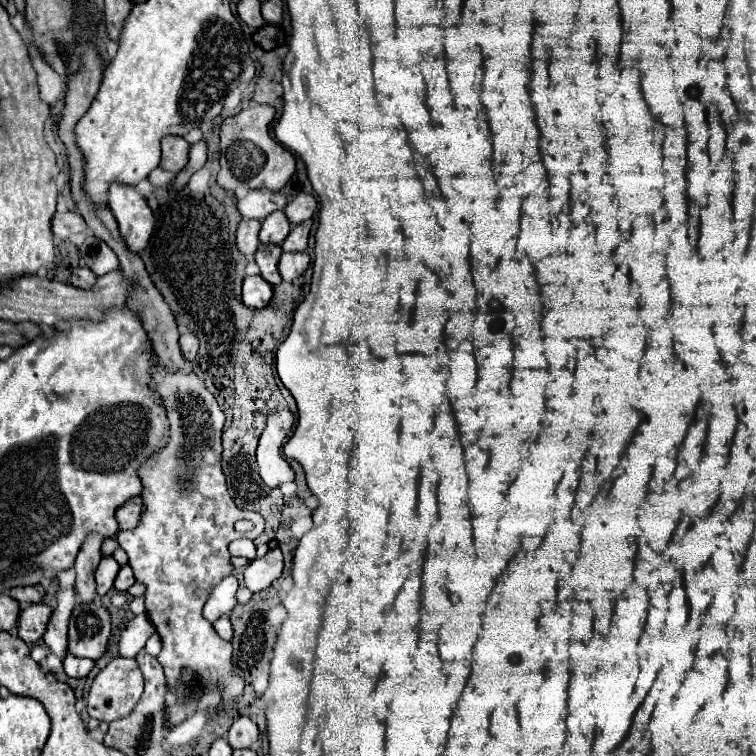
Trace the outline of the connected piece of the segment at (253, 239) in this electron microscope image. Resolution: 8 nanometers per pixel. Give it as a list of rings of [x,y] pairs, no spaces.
[[[244,219],[240,221],[238,225],[238,231],[236,231],[236,247],[238,251],[248,259],[252,261],[254,259],[254,253],[260,245],[258,241],[258,231],[260,231],[260,223],[252,221],[252,219]]]

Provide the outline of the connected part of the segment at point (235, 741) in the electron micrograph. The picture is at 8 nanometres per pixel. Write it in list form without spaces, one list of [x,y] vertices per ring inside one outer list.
[[[238,717],[228,731],[228,743],[232,749],[248,749],[258,737],[258,727],[250,717]]]

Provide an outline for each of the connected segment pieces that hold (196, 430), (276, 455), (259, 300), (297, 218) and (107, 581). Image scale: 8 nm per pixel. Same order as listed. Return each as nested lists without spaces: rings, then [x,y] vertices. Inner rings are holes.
[[[152,353],[150,387],[162,399],[170,435],[168,443],[138,467],[144,511],[138,527],[122,531],[116,535],[116,541],[128,555],[134,579],[146,585],[146,613],[162,639],[158,661],[164,667],[168,689],[186,693],[186,687],[180,685],[180,671],[184,667],[192,669],[204,685],[210,681],[210,671],[216,669],[224,697],[234,701],[244,691],[244,679],[232,673],[232,645],[212,631],[212,623],[202,617],[202,607],[220,579],[232,573],[228,543],[240,537],[255,540],[264,531],[264,519],[260,513],[238,509],[228,495],[220,465],[224,413],[204,381],[192,375],[192,371],[168,371],[158,355]],[[238,519],[254,521],[254,529],[236,533],[234,523]]]
[[[276,409],[268,413],[266,429],[256,449],[256,467],[268,487],[278,487],[286,481],[294,481],[294,471],[282,455],[282,447],[294,425],[290,409]]]
[[[252,275],[242,281],[242,301],[246,307],[262,309],[268,305],[270,299],[272,299],[272,287],[260,275]]]
[[[298,193],[296,197],[292,197],[284,209],[288,221],[292,225],[298,225],[302,221],[308,221],[314,217],[316,213],[316,199],[310,193]]]
[[[102,557],[102,559],[100,559],[98,569],[96,569],[96,573],[94,573],[96,593],[98,593],[100,597],[106,595],[106,593],[112,589],[118,569],[120,569],[120,565],[114,561],[114,557]]]

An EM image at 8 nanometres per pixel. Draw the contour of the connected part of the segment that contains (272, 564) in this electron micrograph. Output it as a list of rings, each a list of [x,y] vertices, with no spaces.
[[[278,547],[270,549],[264,557],[254,559],[244,569],[244,585],[258,593],[262,589],[268,589],[274,579],[278,579],[282,573],[282,551]]]

